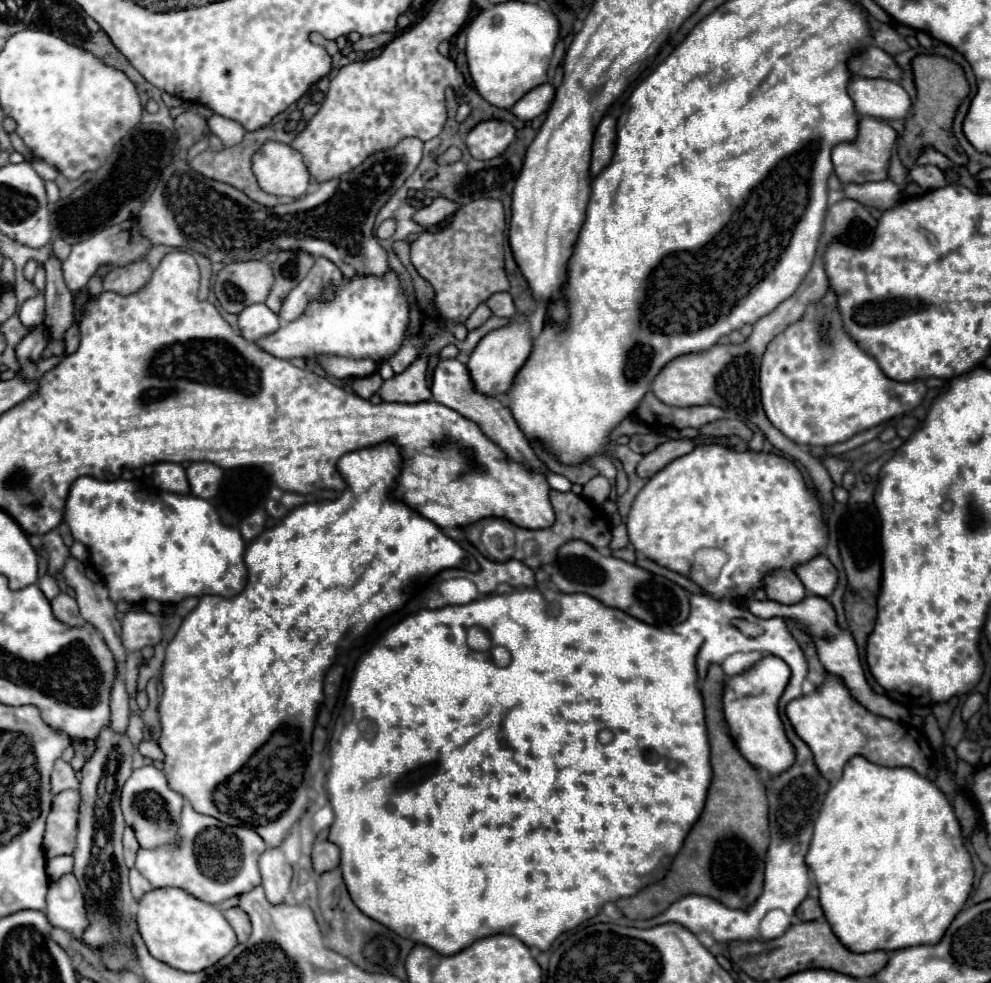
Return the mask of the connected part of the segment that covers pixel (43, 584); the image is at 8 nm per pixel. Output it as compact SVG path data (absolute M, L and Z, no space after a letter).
M46 574L44 578L40 578L38 586L40 586L40 590L44 592L44 596L46 596L48 600L52 600L52 598L56 598L56 594L60 594L60 588L58 588L54 576L50 576L50 574Z

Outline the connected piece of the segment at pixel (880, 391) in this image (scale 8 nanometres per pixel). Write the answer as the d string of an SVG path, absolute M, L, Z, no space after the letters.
M814 302L808 306L808 312L800 320L804 322L790 324L768 344L759 372L762 408L772 426L776 426L792 442L804 446L832 446L846 442L854 434L914 410L926 396L928 388L922 380L896 382L884 376L876 360L860 350L856 342L852 342L844 332L838 308L824 308L820 302Z

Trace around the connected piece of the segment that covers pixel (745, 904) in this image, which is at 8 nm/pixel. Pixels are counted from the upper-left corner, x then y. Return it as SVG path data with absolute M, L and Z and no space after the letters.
M718 664L708 668L700 692L706 706L706 728L710 740L710 764L712 782L702 816L692 826L682 850L674 858L670 870L660 882L646 886L636 898L616 900L618 910L626 918L654 918L686 894L706 894L728 908L750 908L762 894L764 882L764 858L770 840L768 832L768 800L766 788L758 770L738 752L734 740L728 734L728 726L722 714L722 688L724 672Z

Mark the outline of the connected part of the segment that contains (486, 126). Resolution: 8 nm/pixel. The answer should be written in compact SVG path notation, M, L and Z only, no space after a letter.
M486 120L468 132L464 142L468 146L468 152L476 160L492 160L508 148L514 136L516 136L516 130L510 122Z

